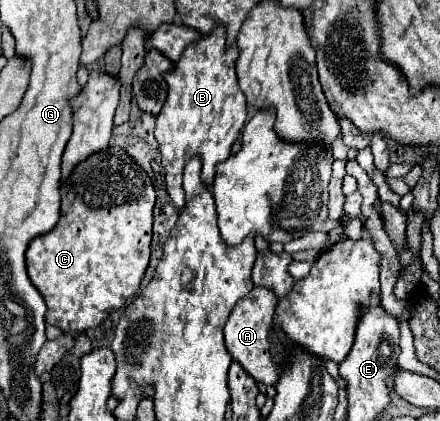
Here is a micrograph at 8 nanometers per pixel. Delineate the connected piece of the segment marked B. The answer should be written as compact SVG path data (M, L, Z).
M215 28L209 36L191 44L175 70L165 74L169 84L167 100L157 114L155 138L159 142L159 152L163 156L165 184L173 206L181 212L185 206L185 192L181 186L181 176L185 164L193 158L201 158L201 180L205 186L213 184L215 166L231 156L231 146L241 136L247 120L245 96L237 84L235 60L239 50L225 46L225 28Z

